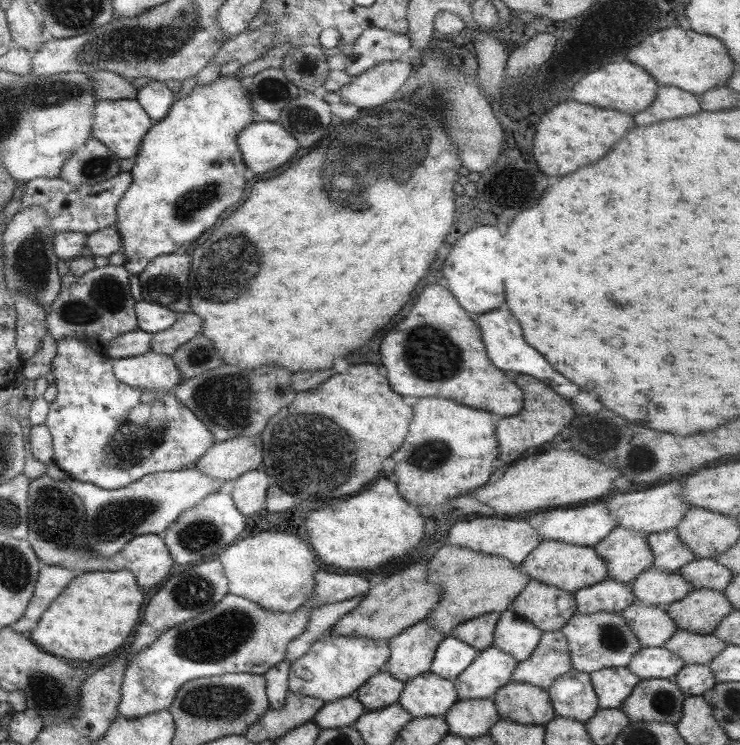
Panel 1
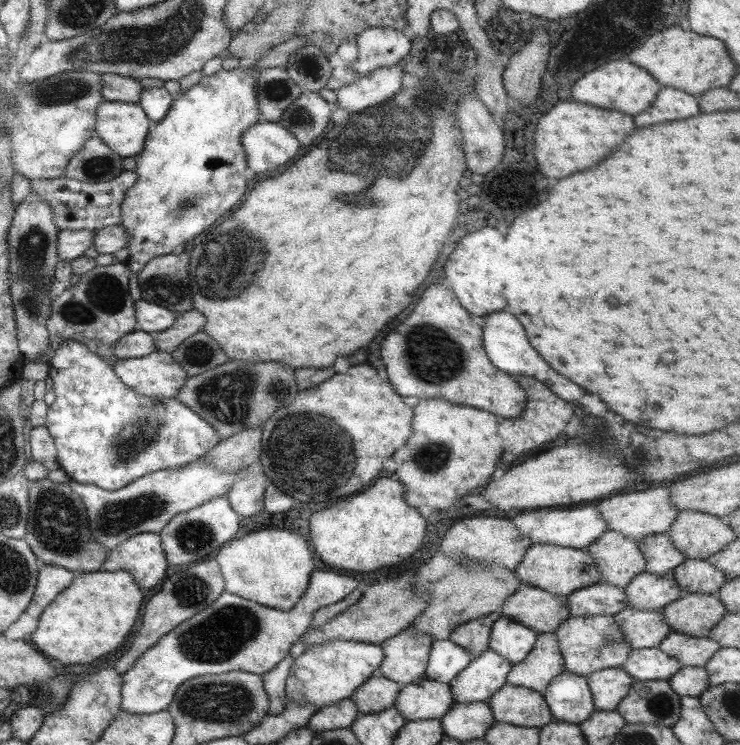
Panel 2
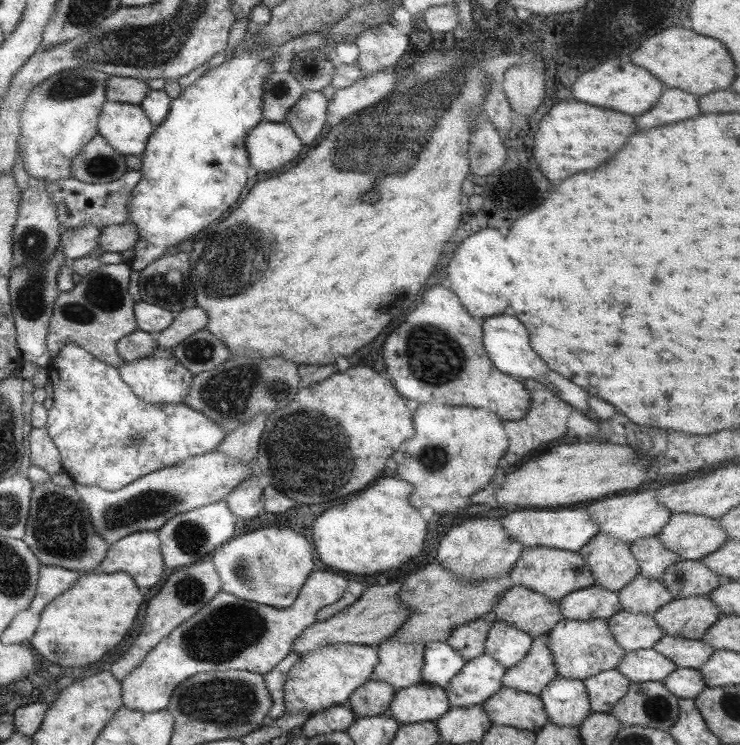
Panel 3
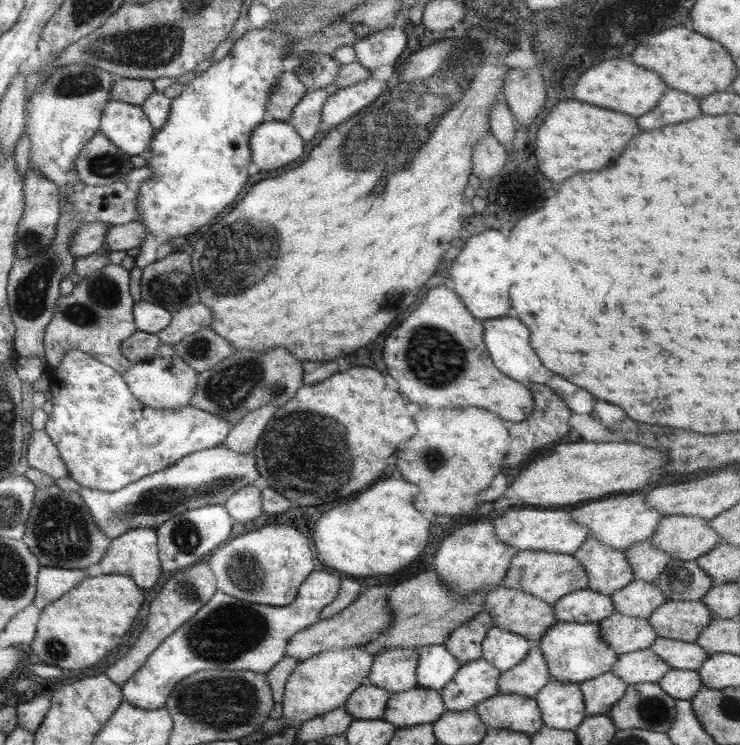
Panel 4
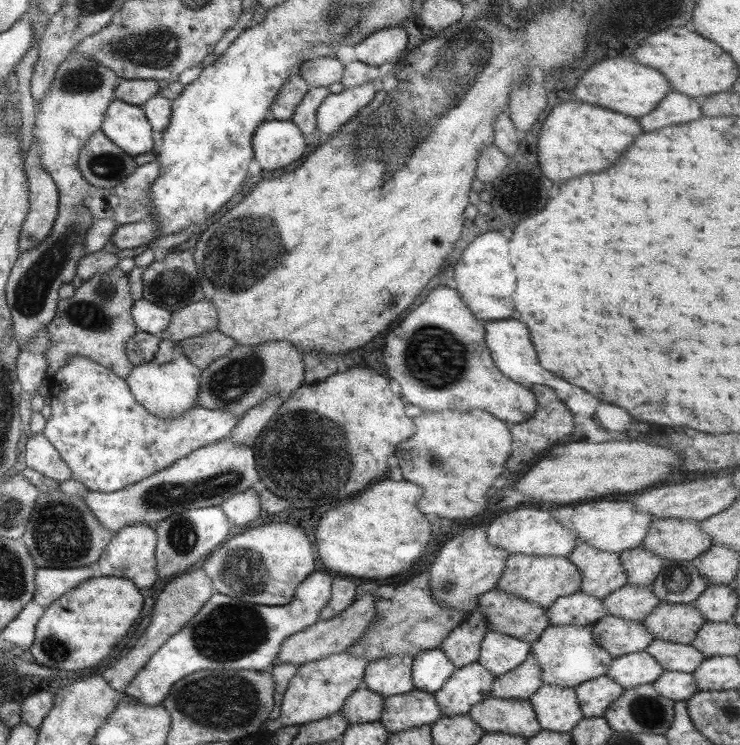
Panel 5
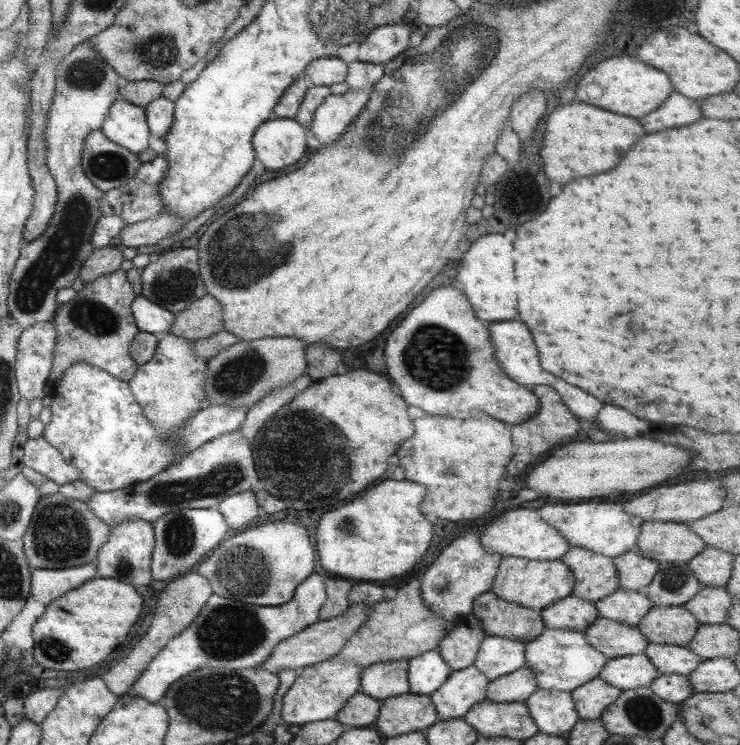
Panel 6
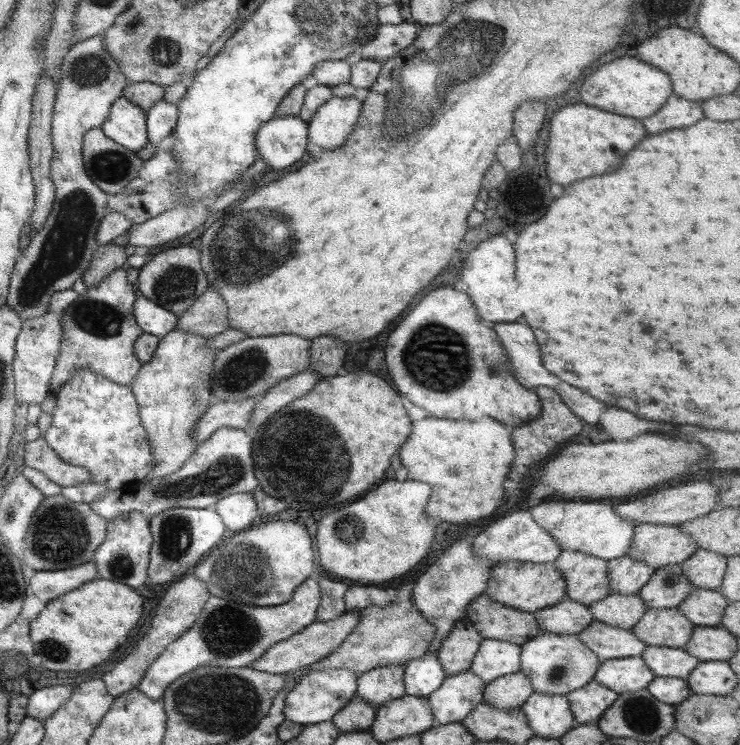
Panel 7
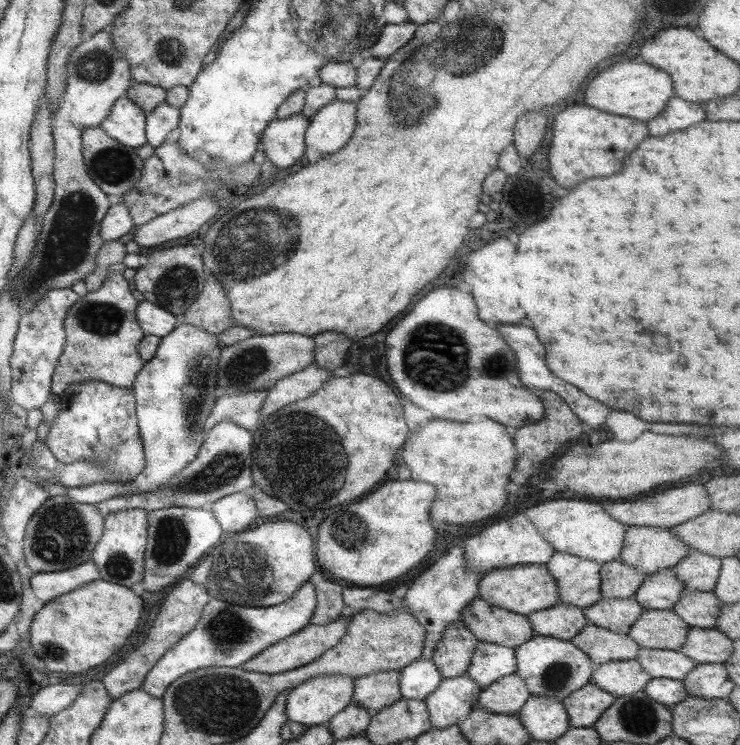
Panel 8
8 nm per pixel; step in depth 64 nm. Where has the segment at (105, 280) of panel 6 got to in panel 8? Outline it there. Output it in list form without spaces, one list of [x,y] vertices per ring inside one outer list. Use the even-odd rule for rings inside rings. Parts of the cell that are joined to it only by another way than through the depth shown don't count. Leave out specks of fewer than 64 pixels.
[[[121,273],[108,274],[99,290],[87,291],[67,311],[65,340],[53,371],[50,394],[61,396],[69,385],[97,380],[113,387],[130,388],[145,361],[138,355],[138,342],[144,334],[136,321],[138,303]]]

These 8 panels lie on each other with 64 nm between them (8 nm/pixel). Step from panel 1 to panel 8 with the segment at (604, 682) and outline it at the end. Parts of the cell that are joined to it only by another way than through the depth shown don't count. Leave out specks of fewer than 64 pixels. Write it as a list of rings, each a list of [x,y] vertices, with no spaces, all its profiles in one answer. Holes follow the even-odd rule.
[[[587,683],[574,690],[563,700],[562,705],[568,716],[570,728],[589,728],[599,715],[615,702],[616,697]]]

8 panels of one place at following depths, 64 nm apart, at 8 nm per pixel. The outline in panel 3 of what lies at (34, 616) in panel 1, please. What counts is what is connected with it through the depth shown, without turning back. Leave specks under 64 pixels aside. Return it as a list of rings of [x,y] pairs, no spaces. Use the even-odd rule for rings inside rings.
[[[40,564],[36,591],[28,608],[39,614],[53,598],[69,590],[77,578],[79,578],[77,572]]]

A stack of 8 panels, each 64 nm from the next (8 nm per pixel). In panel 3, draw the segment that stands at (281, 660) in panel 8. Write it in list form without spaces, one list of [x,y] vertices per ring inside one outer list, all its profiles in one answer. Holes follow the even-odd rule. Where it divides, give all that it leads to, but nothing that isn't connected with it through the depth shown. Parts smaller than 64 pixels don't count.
[[[395,582],[365,587],[353,604],[346,606],[324,621],[310,624],[304,631],[301,631],[292,640],[290,653],[299,657],[317,648],[321,649],[327,645],[337,644],[376,647],[381,640],[394,633],[394,630],[397,630],[397,627],[403,620],[406,620],[408,615],[408,608],[402,606],[396,596],[399,587],[400,584]]]

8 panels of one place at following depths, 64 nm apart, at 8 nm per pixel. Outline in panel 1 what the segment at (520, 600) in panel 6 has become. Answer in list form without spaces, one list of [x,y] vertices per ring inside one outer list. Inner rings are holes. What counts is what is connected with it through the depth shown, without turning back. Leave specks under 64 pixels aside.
[[[543,540],[529,551],[529,554],[520,562],[519,569],[529,579],[551,585],[563,592],[574,593],[583,587],[601,582],[606,578],[605,567],[602,560],[595,554],[592,547],[575,546],[556,540]]]

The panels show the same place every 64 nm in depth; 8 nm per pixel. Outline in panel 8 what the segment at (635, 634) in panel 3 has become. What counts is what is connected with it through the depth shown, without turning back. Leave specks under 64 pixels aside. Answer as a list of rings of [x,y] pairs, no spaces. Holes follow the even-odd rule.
[[[592,624],[585,625],[570,641],[575,649],[589,658],[591,666],[607,661],[631,660],[639,650],[626,634],[609,632]]]

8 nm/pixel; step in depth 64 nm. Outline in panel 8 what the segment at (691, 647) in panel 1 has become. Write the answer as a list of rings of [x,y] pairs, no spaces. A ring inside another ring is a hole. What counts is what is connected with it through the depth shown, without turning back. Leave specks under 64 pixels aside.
[[[639,647],[634,658],[649,678],[669,678],[682,681],[693,670],[695,662],[679,651],[643,649]]]

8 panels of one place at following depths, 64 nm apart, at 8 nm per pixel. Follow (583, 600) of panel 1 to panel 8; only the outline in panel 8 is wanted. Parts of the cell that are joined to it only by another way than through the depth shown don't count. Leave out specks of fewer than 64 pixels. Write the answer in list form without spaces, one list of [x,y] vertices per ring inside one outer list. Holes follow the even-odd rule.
[[[560,603],[529,613],[527,617],[534,635],[561,640],[570,640],[588,624],[581,608]]]

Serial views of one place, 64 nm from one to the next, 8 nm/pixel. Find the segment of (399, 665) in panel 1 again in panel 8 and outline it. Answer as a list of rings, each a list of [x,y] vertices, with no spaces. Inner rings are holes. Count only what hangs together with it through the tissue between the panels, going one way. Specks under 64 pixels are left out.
[[[386,670],[353,679],[352,702],[364,708],[371,717],[401,698],[398,670]]]

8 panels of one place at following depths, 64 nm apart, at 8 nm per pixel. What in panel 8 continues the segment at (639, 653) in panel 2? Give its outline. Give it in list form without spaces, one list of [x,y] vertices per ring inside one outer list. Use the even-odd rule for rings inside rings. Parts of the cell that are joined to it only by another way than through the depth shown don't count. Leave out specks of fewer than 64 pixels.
[[[631,659],[607,661],[595,666],[588,683],[619,698],[641,691],[649,679],[637,661]]]

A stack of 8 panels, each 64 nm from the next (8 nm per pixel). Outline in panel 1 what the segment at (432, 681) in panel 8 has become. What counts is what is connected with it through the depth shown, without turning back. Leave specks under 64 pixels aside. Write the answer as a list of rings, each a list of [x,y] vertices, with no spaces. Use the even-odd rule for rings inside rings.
[[[452,636],[443,637],[440,641],[435,648],[428,672],[452,681],[471,664],[478,653]]]

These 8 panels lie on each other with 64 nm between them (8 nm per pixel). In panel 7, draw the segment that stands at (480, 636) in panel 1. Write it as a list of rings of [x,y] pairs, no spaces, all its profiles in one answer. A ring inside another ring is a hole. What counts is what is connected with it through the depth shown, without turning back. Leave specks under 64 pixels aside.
[[[465,616],[453,623],[436,652],[437,662],[445,676],[453,676],[470,668],[481,639]]]

